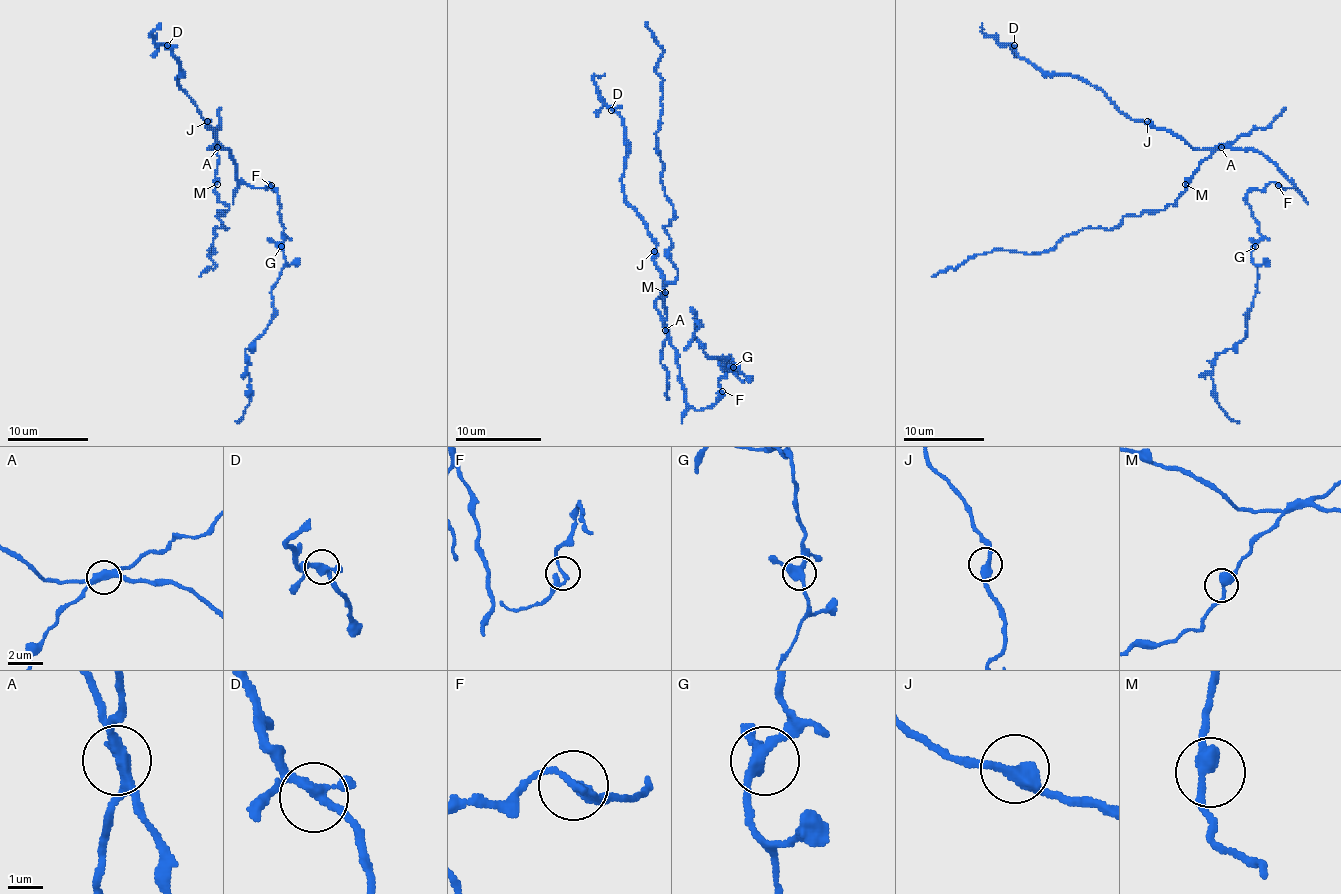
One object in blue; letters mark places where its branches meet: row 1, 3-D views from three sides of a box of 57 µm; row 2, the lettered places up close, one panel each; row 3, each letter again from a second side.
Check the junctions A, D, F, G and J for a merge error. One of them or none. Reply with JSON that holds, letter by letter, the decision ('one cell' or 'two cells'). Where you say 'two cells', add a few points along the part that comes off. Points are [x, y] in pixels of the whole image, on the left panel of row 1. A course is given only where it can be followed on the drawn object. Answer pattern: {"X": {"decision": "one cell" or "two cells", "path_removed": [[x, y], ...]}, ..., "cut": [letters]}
{"A": {"decision": "two cells", "path_removed": [[217, 148], [225, 230], [215, 228], [215, 264], [199, 276]]}, "D": {"decision": "one cell"}, "F": {"decision": "one cell"}, "G": {"decision": "one cell"}, "J": {"decision": "one cell"}, "cut": ["A"]}

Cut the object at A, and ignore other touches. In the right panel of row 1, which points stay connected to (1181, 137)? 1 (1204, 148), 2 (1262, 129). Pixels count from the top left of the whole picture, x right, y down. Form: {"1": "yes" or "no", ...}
{"1": "yes", "2": "no"}

